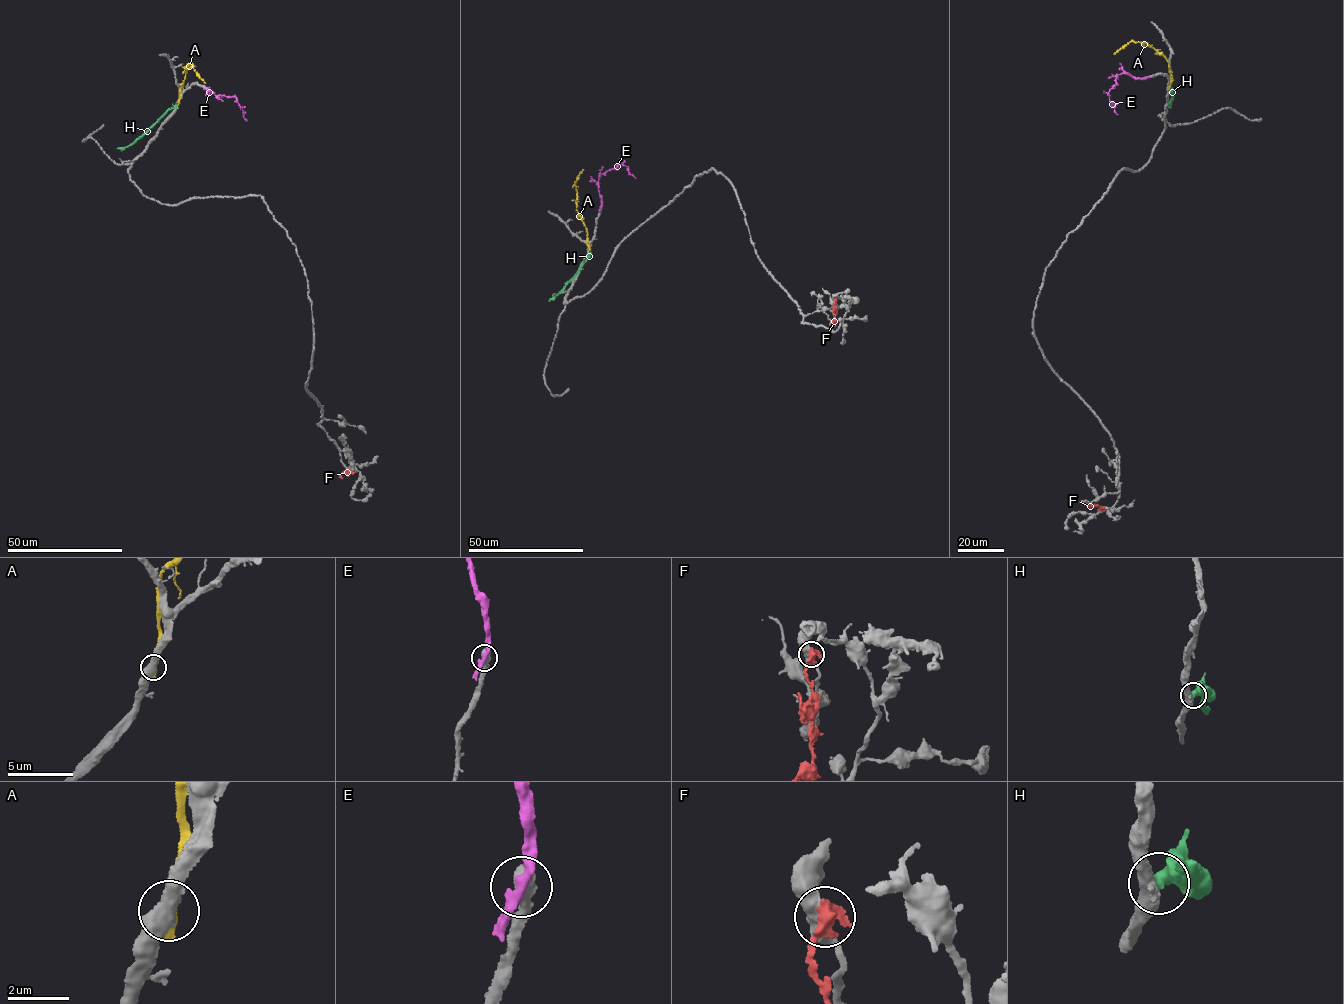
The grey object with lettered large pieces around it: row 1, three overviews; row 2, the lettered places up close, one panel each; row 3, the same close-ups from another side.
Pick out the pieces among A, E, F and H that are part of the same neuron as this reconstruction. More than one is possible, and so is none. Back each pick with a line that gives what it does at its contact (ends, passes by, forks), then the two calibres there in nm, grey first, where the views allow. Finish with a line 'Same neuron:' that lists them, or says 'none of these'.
Same neuron: none of these

